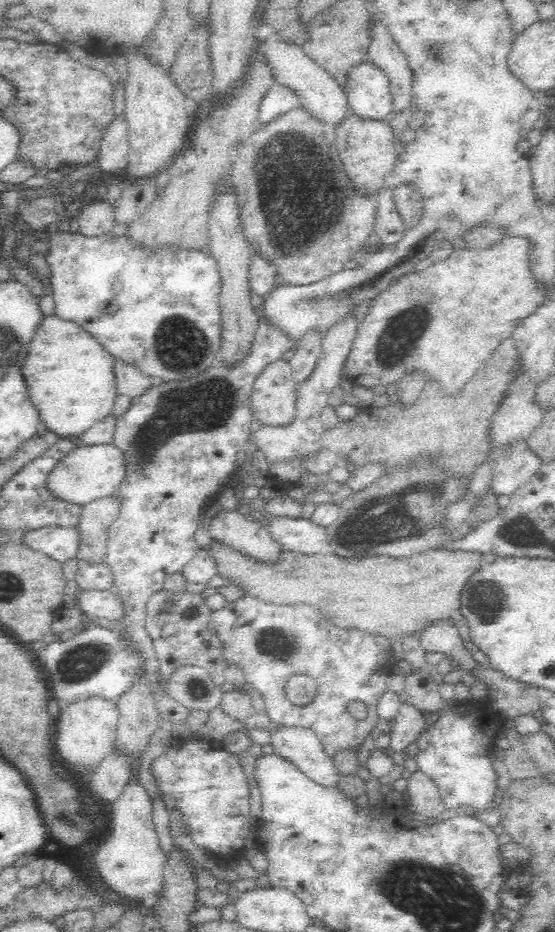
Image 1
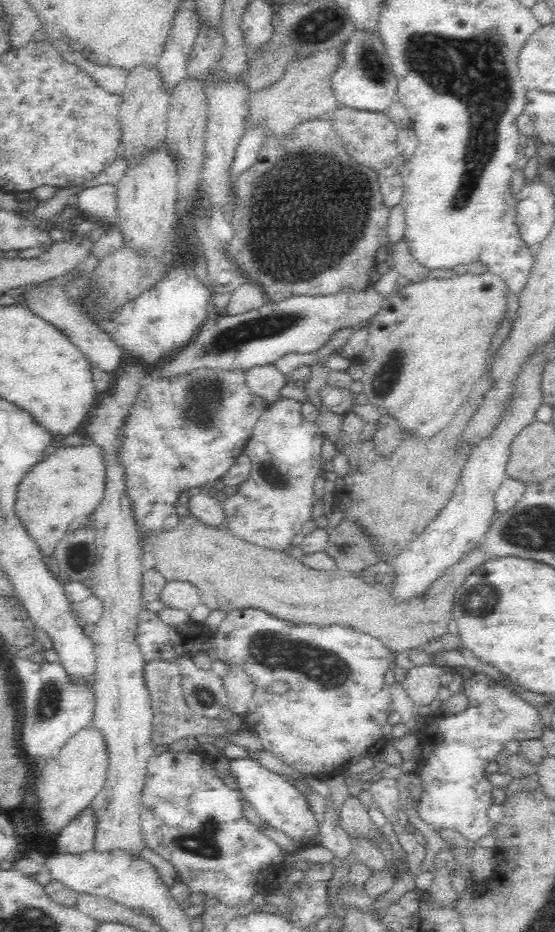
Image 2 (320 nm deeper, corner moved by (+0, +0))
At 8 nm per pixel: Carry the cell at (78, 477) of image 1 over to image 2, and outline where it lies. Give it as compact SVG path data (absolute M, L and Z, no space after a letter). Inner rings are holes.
M89 440L78 446L58 448L54 454L33 466L22 479L15 507L27 533L47 560L54 559L58 542L66 532L92 521L94 511L105 495L106 459L103 446Z

